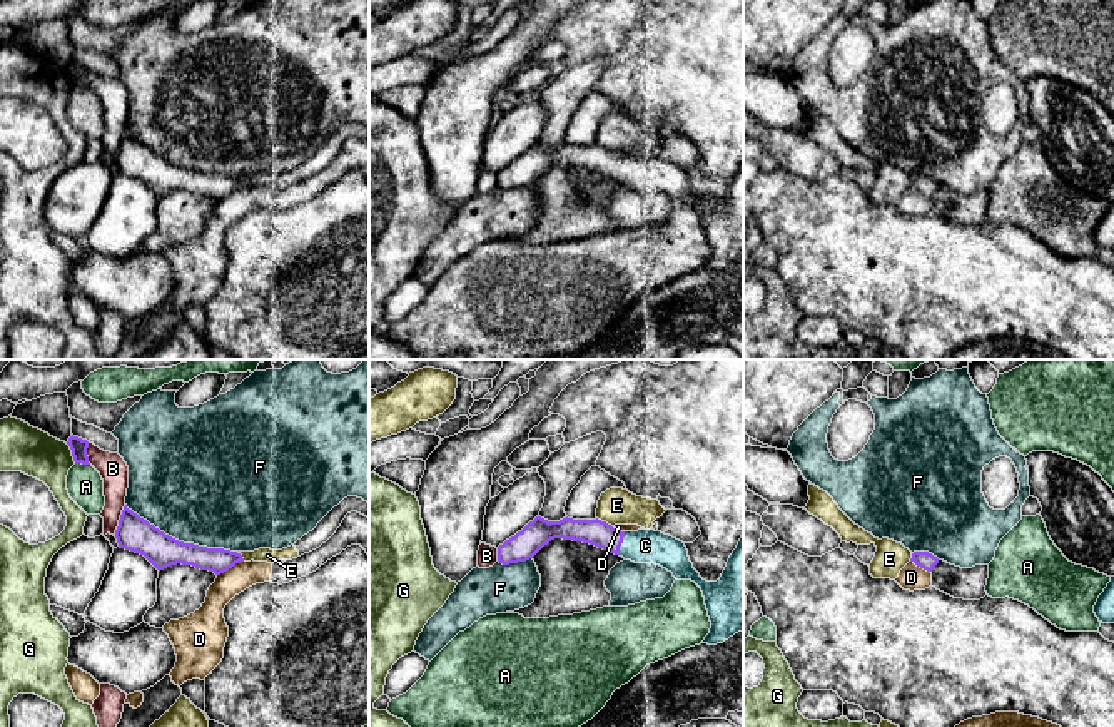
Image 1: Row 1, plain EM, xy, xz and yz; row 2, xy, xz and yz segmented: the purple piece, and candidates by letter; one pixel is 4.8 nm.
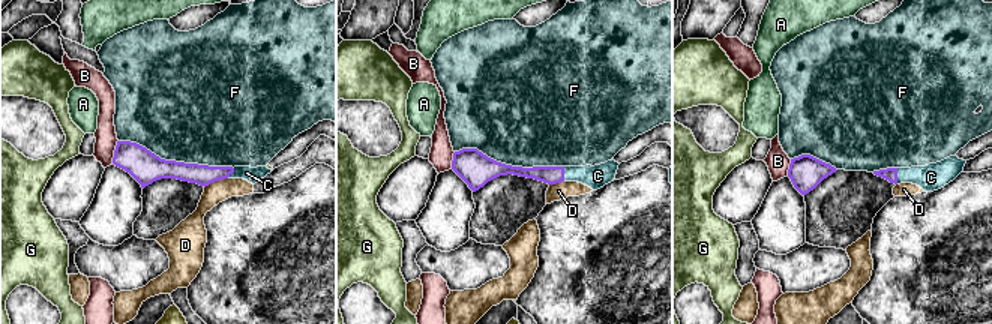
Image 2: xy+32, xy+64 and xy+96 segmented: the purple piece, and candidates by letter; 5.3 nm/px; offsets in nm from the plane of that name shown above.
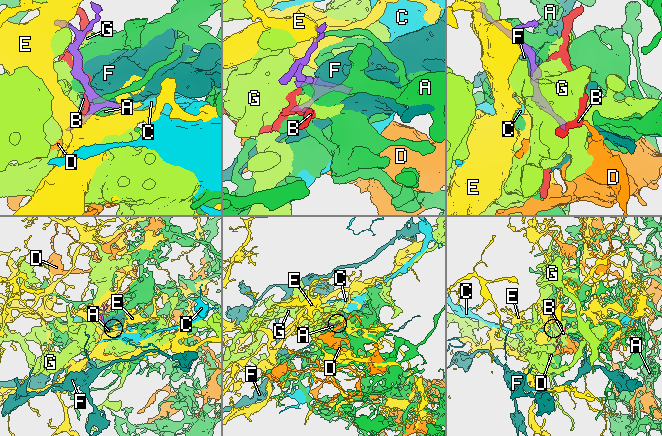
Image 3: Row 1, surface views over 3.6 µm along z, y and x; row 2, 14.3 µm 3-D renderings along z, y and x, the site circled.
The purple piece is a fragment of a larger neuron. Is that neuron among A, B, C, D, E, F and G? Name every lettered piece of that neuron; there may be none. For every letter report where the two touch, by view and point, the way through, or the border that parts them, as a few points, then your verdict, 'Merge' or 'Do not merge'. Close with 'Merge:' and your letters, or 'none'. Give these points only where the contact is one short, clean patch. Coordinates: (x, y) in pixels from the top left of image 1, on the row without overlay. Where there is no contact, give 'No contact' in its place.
A: Touches purple at xy (82, 89). Boundary: xy (75, 87), (89, 91). Do not merge
B: Touches purple at xy (119, 146). Do not merge
C: Touches purple at xz (622, 167). Merge
D: Touches purple at xy (229, 193). Boundary: xy (243, 186), (217, 201). Do not merge
E: Touches purple at xz (605, 147). Boundary: xz (597, 142), (612, 152). Do not merge
F: Touches purple at xy (181, 167). Do not merge
G: Touches purple at xy (72, 79). Boundary: xy (65, 69), (75, 87). Do not merge
Merge: C

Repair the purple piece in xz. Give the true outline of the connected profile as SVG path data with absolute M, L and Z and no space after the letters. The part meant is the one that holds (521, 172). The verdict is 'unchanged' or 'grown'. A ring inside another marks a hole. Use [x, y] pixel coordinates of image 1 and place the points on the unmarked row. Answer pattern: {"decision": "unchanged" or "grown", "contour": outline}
{"decision": "grown", "contour": "M536 142L498 172L498 187L503 191L526 187L554 164L590 169L635 189L655 189L671 197L676 206L695 207L703 217L711 247L703 269L723 269L743 256L743 160L717 207L700 202L683 167L655 155L621 157L598 144L566 142L548 147Z"}

